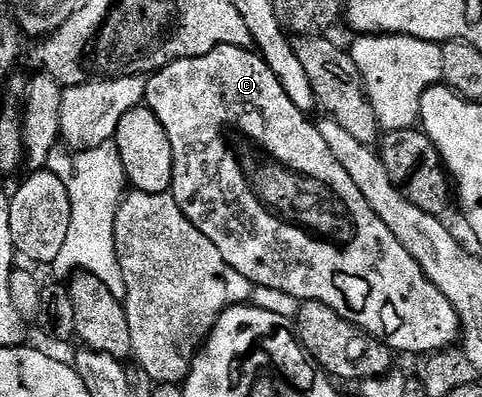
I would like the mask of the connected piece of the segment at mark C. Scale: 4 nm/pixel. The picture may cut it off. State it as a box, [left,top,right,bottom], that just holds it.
[146,47,460,357]

